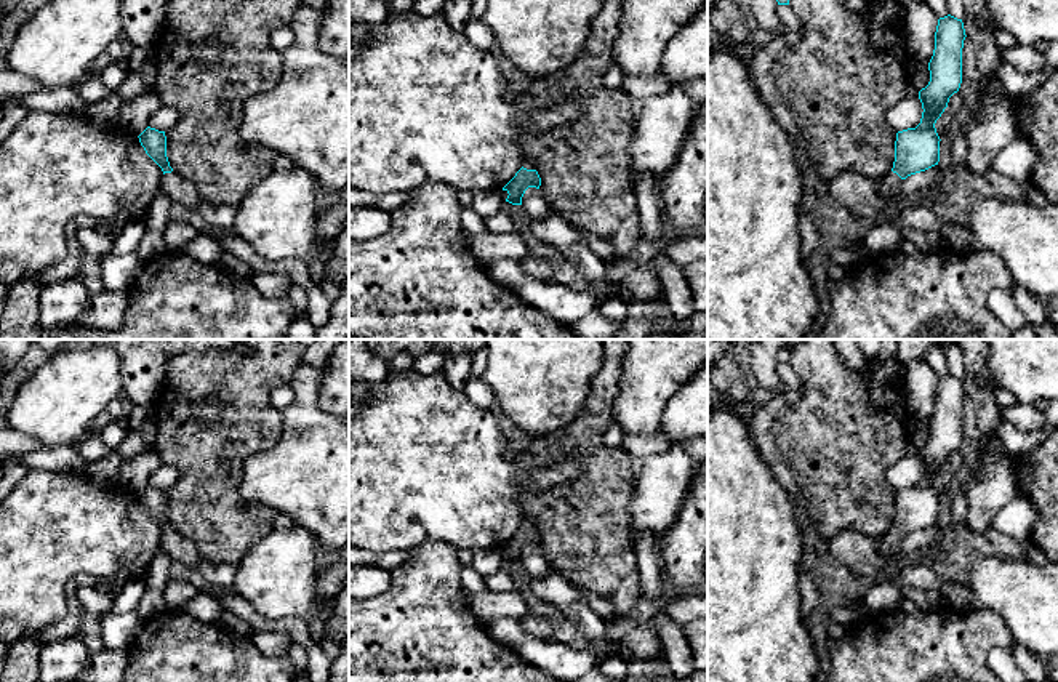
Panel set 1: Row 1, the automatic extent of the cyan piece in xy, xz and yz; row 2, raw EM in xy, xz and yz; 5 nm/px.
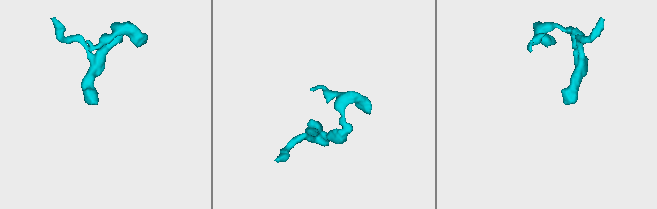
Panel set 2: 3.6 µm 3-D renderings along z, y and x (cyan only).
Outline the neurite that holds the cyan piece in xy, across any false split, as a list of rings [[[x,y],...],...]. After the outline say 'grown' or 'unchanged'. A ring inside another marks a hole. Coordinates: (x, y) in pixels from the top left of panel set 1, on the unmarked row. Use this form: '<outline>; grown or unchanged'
[[[147,485],[139,495],[139,501],[146,512],[162,527],[163,535],[160,546],[170,556],[173,562],[184,564],[187,567],[197,567],[202,560],[195,544],[178,532],[173,530],[166,516],[166,495],[165,490]]]; grown

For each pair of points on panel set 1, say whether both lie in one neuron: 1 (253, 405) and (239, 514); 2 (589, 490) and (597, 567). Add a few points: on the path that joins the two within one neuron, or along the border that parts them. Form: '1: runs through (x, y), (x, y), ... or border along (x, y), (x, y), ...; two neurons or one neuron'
1: runs through (226, 433), (226, 487); one neuron
2: runs through (589, 509), (589, 543), (593, 548); one neuron

